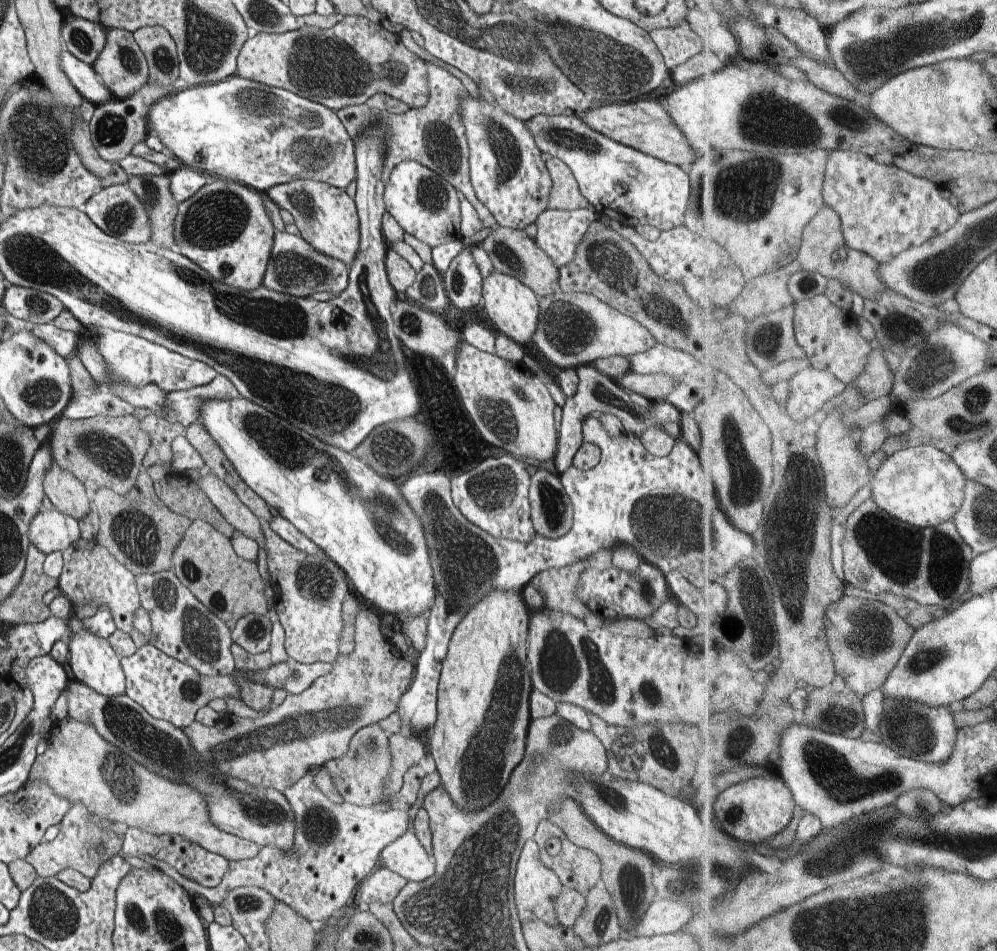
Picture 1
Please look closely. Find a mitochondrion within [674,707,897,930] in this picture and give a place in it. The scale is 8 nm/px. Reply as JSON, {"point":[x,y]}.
{"point":[833,860]}

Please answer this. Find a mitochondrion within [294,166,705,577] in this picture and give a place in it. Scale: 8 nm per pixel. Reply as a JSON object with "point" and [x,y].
{"point":[566,330]}

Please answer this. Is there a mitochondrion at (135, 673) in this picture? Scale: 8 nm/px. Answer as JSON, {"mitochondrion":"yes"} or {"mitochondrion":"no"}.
{"mitochondrion":"no"}

